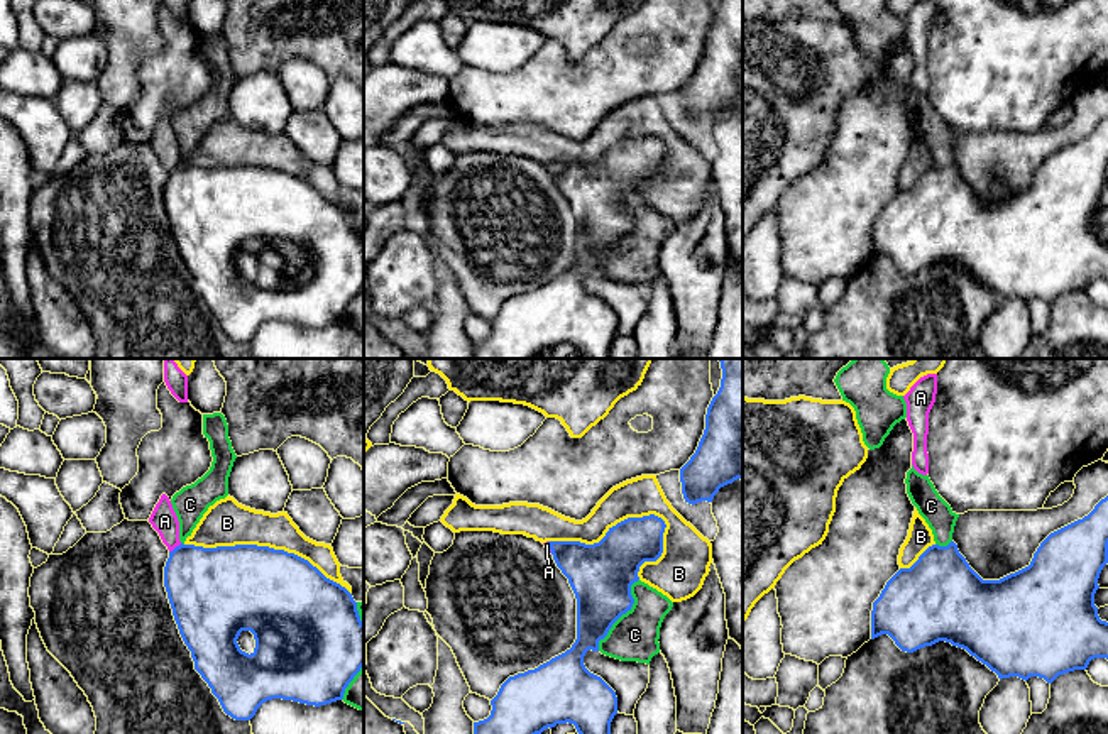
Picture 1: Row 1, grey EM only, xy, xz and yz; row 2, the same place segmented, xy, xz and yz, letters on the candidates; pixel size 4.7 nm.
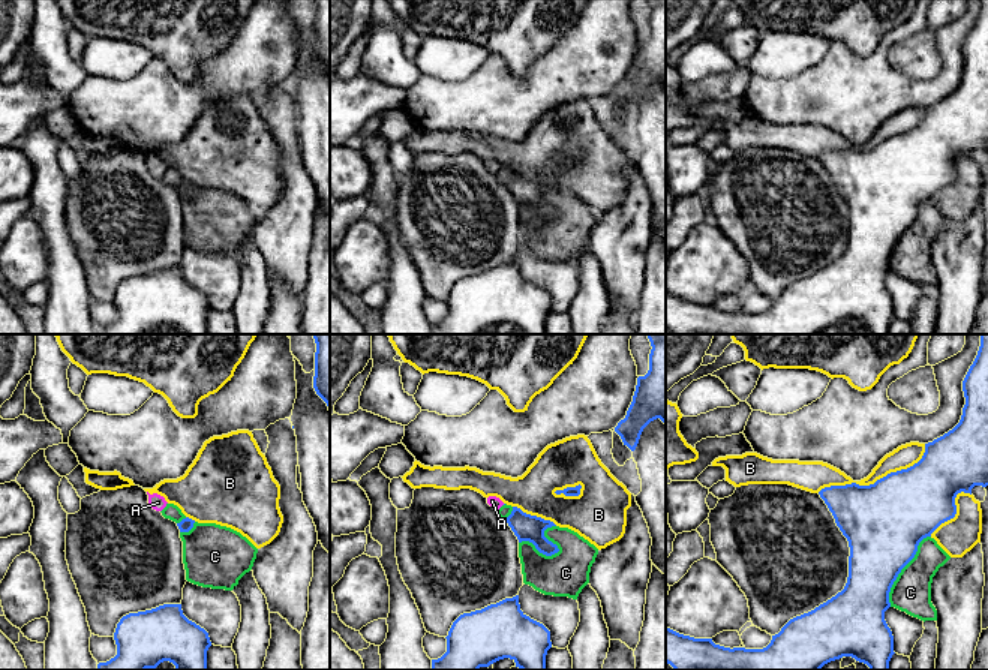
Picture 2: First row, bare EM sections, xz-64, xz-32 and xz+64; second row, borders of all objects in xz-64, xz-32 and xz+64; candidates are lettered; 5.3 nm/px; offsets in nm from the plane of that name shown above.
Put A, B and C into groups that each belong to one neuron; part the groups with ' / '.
A / B / C

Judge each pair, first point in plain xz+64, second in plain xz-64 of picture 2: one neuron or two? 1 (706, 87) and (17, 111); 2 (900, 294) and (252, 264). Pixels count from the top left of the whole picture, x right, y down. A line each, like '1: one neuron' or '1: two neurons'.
1: one neuron
2: two neurons

